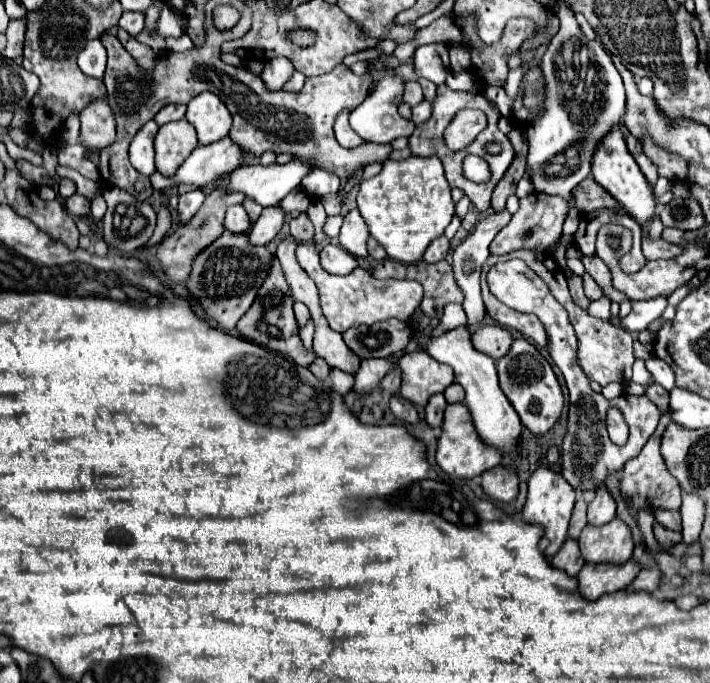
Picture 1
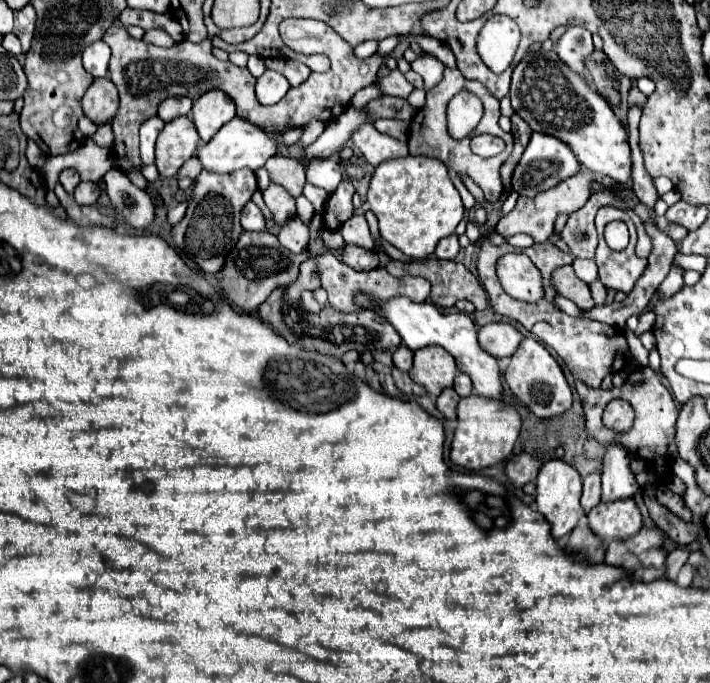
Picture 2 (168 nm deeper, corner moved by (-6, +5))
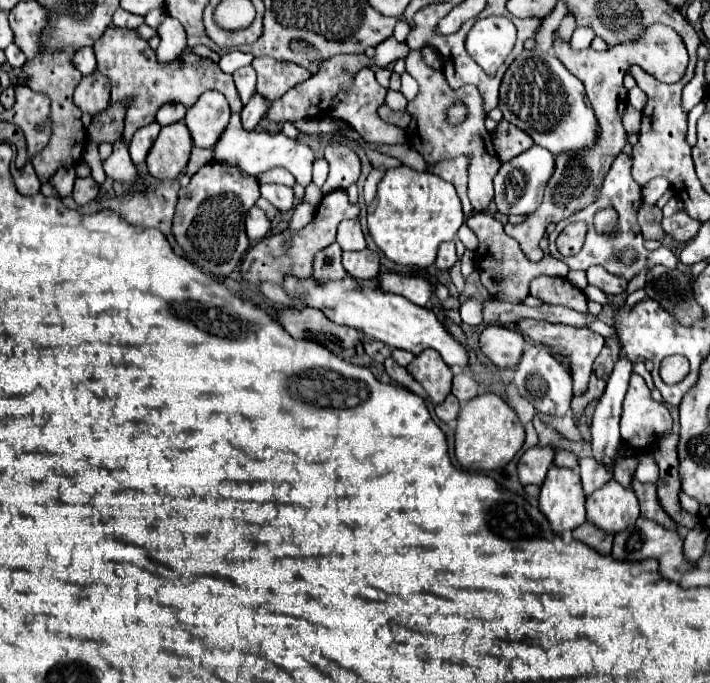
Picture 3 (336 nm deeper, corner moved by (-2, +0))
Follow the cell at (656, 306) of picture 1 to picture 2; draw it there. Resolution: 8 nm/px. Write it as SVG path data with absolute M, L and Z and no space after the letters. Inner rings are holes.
M671 269L669 271L669 275L665 277L665 281L659 285L659 289L657 289L657 299L669 299L669 297L673 297L679 289L683 289L683 271L681 269Z

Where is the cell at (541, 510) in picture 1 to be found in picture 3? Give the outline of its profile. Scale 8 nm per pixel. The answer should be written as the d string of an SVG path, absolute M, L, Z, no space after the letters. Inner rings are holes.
M553 466L541 486L539 510L547 516L557 534L581 526L585 522L585 494L579 474L569 468Z

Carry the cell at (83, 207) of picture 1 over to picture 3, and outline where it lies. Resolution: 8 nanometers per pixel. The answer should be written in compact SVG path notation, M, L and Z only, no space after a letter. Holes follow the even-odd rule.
M89 176L89 178L77 178L75 180L75 188L73 188L73 194L71 196L73 196L73 200L79 206L83 206L83 204L95 200L97 192L99 192L99 184Z

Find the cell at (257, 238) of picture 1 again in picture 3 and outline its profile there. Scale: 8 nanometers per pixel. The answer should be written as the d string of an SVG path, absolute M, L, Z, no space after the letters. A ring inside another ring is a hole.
M261 184L261 196L267 198L279 212L287 212L293 206L293 188L283 184Z

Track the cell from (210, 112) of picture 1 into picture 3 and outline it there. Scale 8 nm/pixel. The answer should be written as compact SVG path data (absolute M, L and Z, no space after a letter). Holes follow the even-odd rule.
M205 92L199 96L195 106L187 110L185 124L191 132L195 146L213 148L229 124L229 104L219 92Z

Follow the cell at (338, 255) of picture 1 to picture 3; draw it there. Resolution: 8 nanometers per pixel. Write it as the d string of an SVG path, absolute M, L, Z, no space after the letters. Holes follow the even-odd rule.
M367 248L361 252L343 252L343 266L353 278L371 280L379 274L379 254Z

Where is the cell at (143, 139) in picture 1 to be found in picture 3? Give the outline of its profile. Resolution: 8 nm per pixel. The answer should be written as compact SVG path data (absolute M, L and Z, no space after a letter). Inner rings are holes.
M153 122L151 126L145 126L143 130L137 130L137 132L133 134L133 138L131 138L131 142L129 142L129 154L131 154L131 160L133 160L135 164L145 162L145 156L147 156L147 152L151 150L151 146L153 146L153 142L155 142L159 130L161 130L161 126L159 126L157 122Z

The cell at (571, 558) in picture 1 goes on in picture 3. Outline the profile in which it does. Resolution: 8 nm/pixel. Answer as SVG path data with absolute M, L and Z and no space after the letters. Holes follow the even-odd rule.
M585 522L581 526L577 526L573 530L573 538L595 548L599 554L611 554L611 544L613 544L613 536L601 528L597 528L591 522Z

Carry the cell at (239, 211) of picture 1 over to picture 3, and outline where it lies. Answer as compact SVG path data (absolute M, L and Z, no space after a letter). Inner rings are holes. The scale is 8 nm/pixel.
M253 206L247 214L245 228L247 228L247 236L251 238L251 242L257 242L257 240L265 238L271 232L271 220L265 216L263 210Z

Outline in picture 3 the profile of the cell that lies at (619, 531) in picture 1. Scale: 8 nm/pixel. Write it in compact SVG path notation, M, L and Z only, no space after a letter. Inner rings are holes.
M609 480L605 486L587 496L587 520L595 526L617 534L619 530L635 524L639 516L639 502L631 488Z

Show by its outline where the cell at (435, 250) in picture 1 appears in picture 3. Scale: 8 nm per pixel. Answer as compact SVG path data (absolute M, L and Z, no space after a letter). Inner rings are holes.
M443 242L439 246L439 254L437 254L437 260L435 260L435 266L441 268L441 270L449 270L453 268L457 262L457 254L455 254L455 242Z

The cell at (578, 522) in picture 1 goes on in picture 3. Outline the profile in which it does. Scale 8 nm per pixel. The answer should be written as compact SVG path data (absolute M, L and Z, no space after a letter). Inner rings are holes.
M581 458L579 460L579 470L581 470L579 474L581 474L585 494L595 492L599 486L603 486L607 480L613 478L611 470L605 464L597 462L595 458Z

